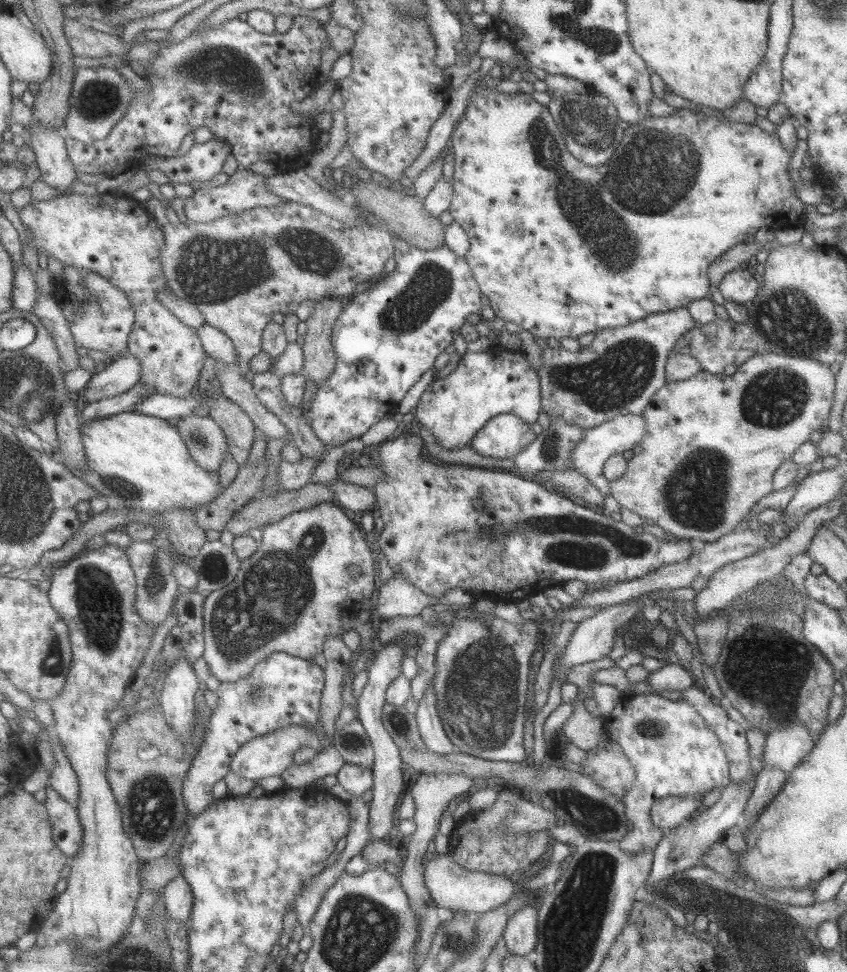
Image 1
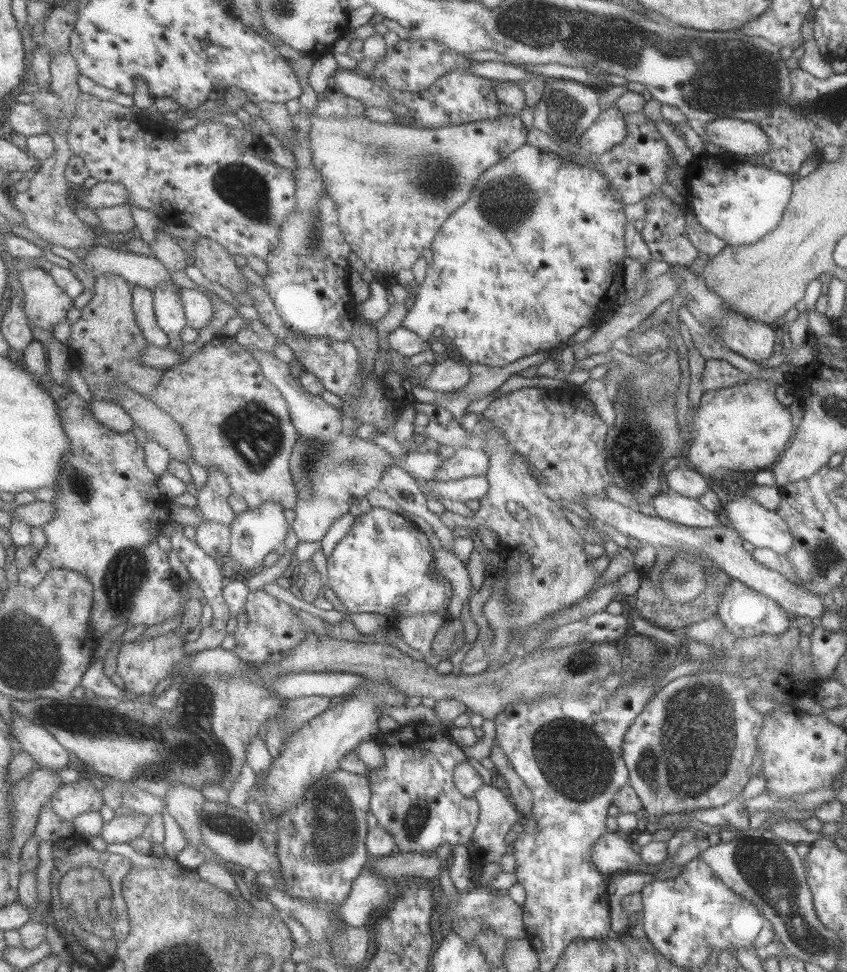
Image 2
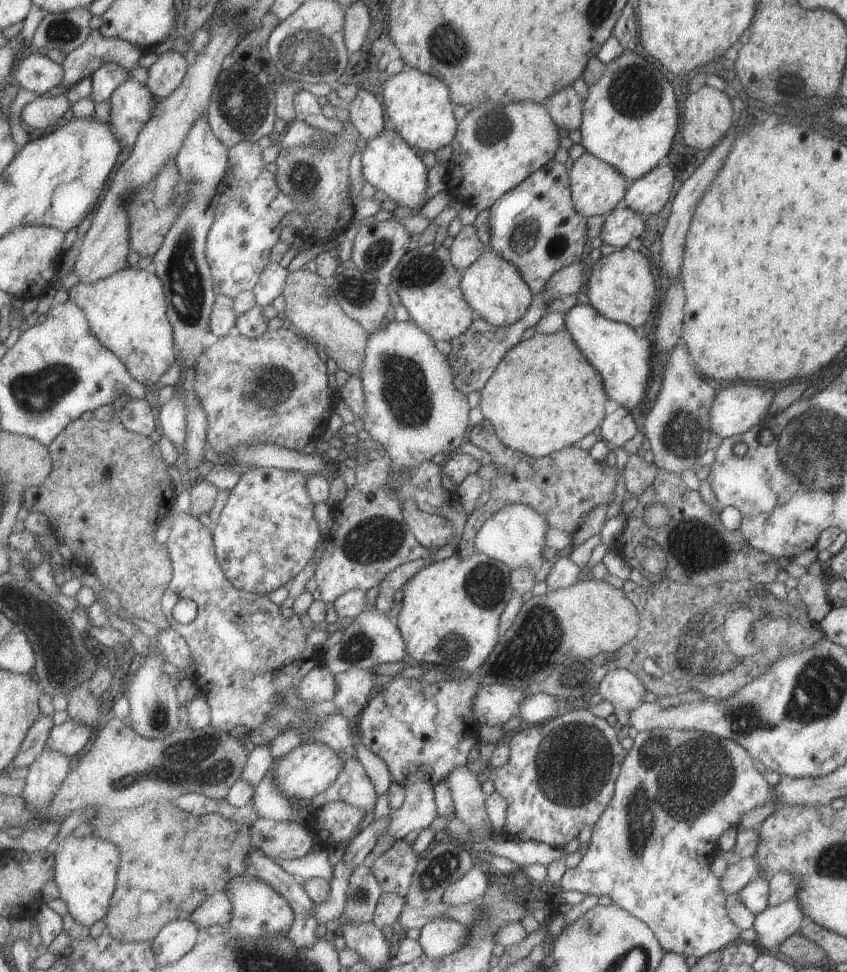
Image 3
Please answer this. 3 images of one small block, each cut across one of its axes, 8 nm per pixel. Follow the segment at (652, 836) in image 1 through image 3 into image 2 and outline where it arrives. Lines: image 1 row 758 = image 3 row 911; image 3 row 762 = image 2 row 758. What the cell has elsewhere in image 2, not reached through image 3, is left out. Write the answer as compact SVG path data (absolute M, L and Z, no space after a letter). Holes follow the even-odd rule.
M705 671L677 677L667 682L661 690L652 695L645 708L635 717L633 724L626 730L626 734L622 738L622 759L629 772L628 784L635 792L647 815L660 818L667 814L687 813L693 810L724 806L743 793L746 782L750 780L749 766L756 756L756 738L759 736L763 724L763 715L751 707L751 698L752 694L749 689L744 686L743 681L737 675Z

